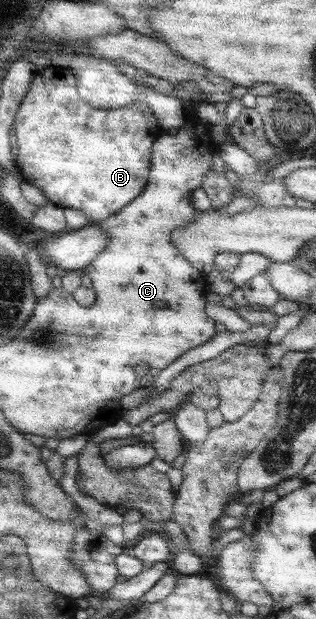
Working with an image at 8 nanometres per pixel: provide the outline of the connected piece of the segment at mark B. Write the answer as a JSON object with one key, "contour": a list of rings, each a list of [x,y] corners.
{"contour":[[[49,67],[33,76],[16,116],[17,166],[25,181],[37,186],[56,206],[80,210],[91,224],[113,216],[143,192],[152,148],[157,138],[165,134],[152,110],[140,100],[117,109],[91,108],[79,98],[75,75],[59,67]]]}

